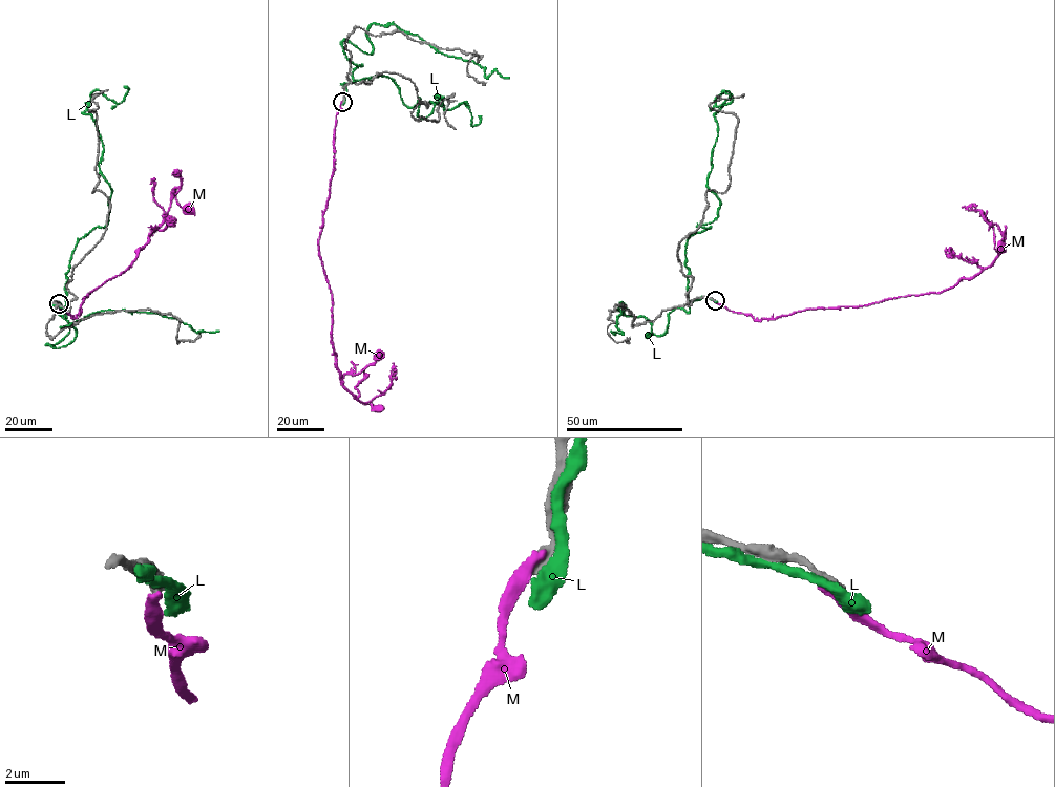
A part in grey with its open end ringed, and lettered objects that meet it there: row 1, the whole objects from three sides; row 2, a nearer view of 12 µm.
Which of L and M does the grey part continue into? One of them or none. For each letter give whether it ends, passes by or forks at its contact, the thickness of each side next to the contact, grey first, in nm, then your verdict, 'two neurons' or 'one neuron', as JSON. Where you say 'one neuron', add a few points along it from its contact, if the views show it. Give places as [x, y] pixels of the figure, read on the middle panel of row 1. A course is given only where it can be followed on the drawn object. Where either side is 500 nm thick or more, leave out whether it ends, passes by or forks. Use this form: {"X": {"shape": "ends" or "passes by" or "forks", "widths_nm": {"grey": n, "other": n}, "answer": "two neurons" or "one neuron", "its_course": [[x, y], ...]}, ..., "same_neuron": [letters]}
{"L": {"shape": "passes by", "widths_nm": {"grey": 400, "other": 300}, "answer": "two neurons"}, "M": {"shape": "ends", "widths_nm": {"grey": 320, "other": 320}, "answer": "two neurons"}, "same_neuron": []}

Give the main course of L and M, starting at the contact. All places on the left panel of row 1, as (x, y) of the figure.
L: (58, 302), (64, 309), (76, 245), (108, 220), (100, 134), (83, 112), (95, 90), (118, 104), (124, 86)
M: (58, 303), (76, 318), (84, 297), (131, 267), (165, 218), (173, 189), (178, 204), (188, 207)

